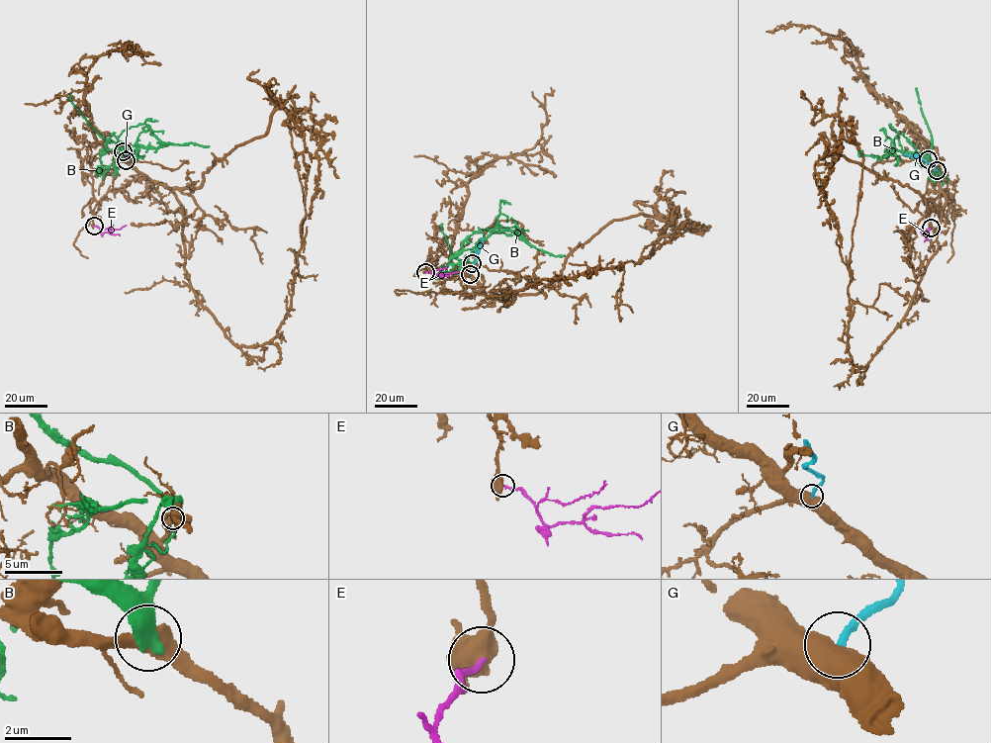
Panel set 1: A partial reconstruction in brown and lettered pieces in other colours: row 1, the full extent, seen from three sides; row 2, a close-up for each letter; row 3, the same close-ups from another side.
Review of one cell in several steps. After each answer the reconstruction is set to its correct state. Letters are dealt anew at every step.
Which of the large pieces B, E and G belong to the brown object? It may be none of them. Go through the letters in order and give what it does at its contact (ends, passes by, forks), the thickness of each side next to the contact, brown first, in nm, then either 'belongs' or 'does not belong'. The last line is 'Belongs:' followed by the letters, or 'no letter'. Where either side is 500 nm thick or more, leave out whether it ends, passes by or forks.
B: 440 nm thick on the brown side, 600 nm on the other; does not belong
E: it ends there; 480 nm thick on the brown side, 150 nm on the other; does not belong
G: 750 nm thick on the brown side, 220 nm on the other; does not belong
Belongs: no letter

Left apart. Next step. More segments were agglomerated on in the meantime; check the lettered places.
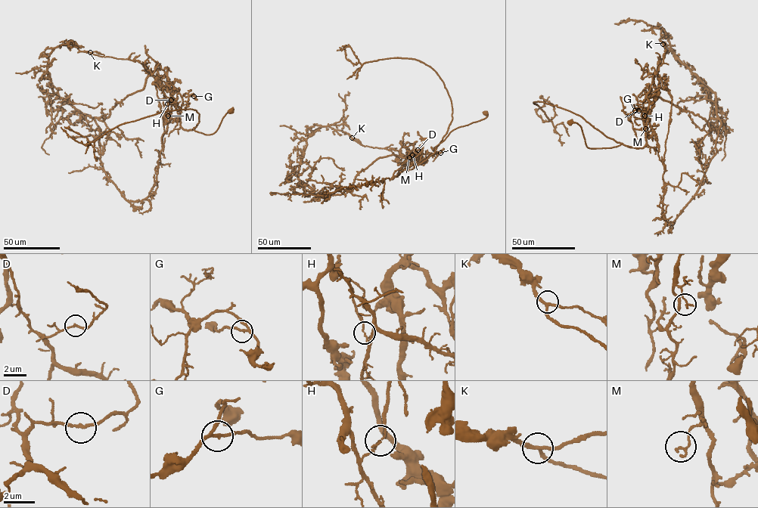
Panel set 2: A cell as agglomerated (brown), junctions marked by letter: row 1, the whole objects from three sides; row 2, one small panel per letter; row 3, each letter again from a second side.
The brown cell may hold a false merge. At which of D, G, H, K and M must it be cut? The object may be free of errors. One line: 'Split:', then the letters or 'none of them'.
Split: H

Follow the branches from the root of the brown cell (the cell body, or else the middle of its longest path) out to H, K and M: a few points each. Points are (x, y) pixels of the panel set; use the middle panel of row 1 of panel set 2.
H: (486, 113), (484, 119), (453, 130), (421, 162), (417, 164), (423, 158), (415, 153), (412, 155)
K: (486, 113), (484, 119), (453, 130), (418, 164), (421, 160), (411, 161), (392, 148), (364, 146), (352, 137)
M: (486, 113), (484, 119), (453, 130), (421, 162), (417, 164), (423, 159), (415, 153), (409, 157)

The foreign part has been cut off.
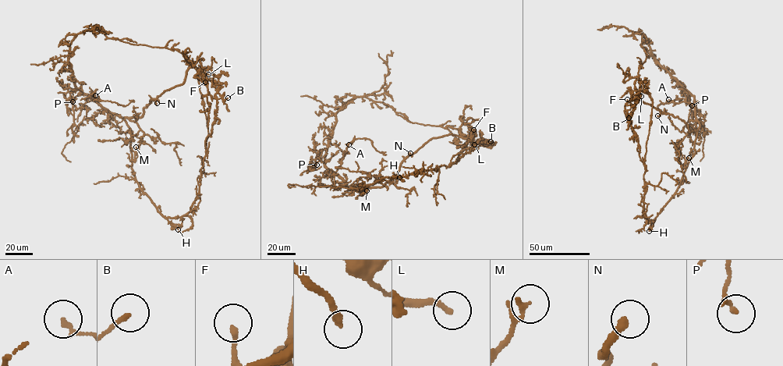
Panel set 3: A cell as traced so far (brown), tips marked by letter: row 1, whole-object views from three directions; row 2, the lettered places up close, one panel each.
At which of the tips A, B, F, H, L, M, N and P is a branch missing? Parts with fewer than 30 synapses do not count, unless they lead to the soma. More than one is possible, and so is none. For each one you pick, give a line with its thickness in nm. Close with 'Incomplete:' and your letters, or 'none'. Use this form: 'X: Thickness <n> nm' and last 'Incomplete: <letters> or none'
H: Thickness 220 nm
Incomplete: H

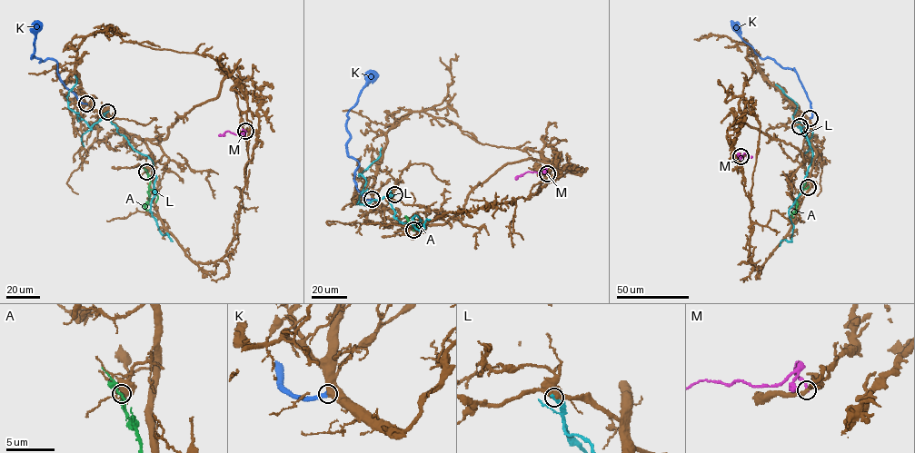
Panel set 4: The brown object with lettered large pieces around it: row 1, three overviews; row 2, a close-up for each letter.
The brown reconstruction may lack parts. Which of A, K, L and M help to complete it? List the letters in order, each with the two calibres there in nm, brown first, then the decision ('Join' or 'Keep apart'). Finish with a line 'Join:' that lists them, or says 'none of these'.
A: Thickness 700 nm (brown) against 280 nm. Keep apart
K: Thickness 700 nm (brown) against 400 nm. Join
L: Thickness 550 nm (brown) against 280 nm. Keep apart
M: Thickness 280 nm (brown) against 200 nm. Keep apart
Join: K

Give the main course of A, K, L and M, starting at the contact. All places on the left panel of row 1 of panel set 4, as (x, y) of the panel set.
A: (147, 172), (150, 182), (149, 201), (145, 209), (149, 209)
K: (86, 103), (64, 85), (56, 61), (46, 58), (39, 63), (40, 59), (31, 58), (36, 21)
L: (107, 112), (104, 117), (153, 163), (155, 194), (150, 211), (160, 232), (173, 241)
M: (245, 131), (242, 129), (243, 132), (238, 134), (227, 131), (219, 135)

